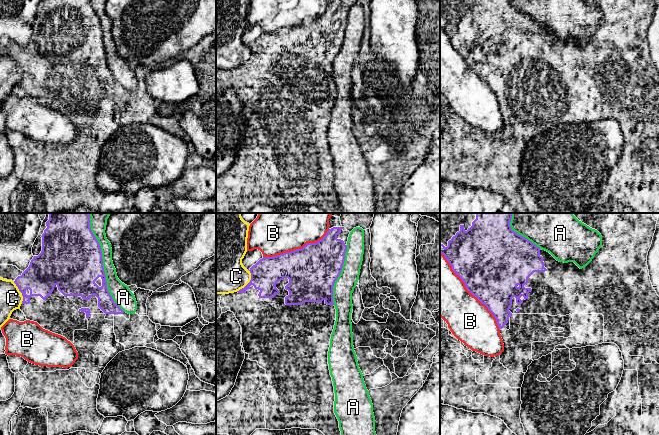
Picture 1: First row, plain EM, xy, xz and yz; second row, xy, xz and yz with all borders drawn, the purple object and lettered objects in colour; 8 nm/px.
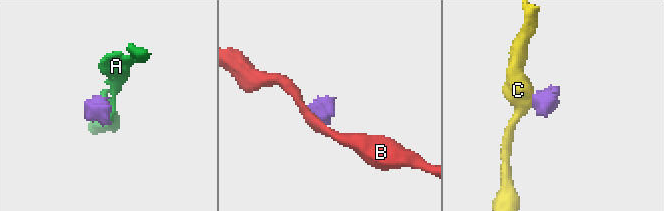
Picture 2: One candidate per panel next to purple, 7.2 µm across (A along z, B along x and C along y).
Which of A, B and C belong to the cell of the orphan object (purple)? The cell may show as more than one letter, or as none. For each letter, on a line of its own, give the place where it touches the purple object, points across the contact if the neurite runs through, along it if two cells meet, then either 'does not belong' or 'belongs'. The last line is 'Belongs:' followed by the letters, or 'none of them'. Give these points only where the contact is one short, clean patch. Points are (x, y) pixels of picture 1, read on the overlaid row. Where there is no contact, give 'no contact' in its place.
A: contact xy (102, 262); does not belong
B: contact yz (469, 291); does not belong
C: contact xz (249, 282); does not belong
Belongs: none of them

